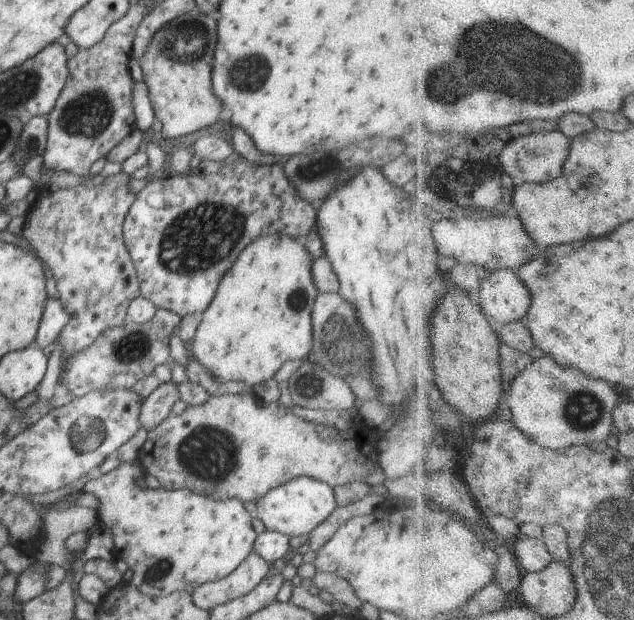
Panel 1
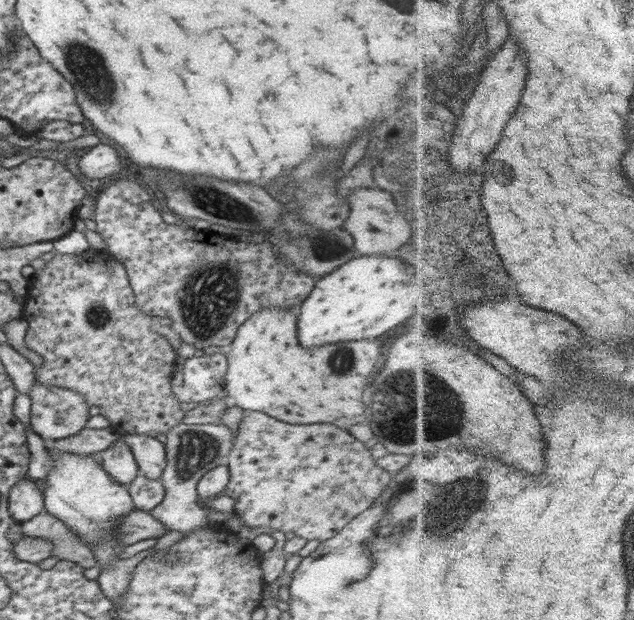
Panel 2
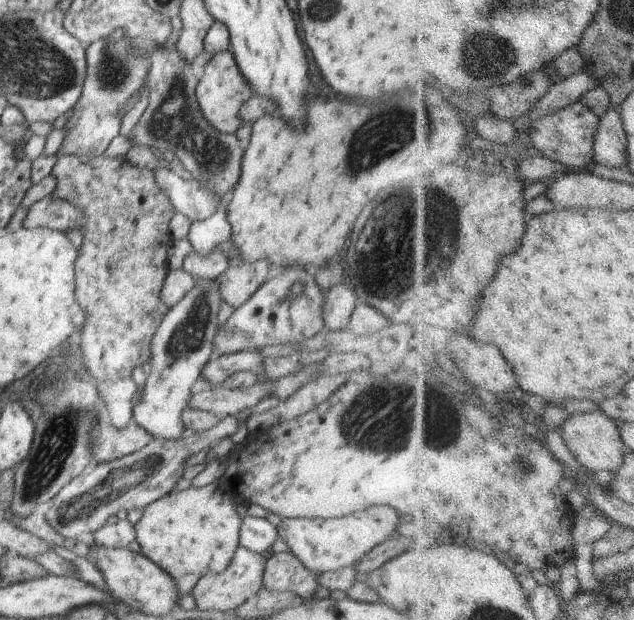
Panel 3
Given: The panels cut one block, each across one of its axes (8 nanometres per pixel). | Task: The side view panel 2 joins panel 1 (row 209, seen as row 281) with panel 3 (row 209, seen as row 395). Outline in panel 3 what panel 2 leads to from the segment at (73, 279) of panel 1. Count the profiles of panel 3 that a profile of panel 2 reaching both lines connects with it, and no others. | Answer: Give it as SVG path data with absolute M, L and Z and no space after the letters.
M76 155L59 157L51 170L56 178L52 198L66 200L84 210L82 245L76 260L76 302L86 312L86 321L77 330L73 360L78 362L94 379L108 382L131 377L132 370L150 361L150 344L160 322L169 308L160 300L160 290L168 276L168 248L173 238L168 228L170 219L177 213L173 204L154 180L149 168L132 166L126 156L109 158L92 157L82 162Z

